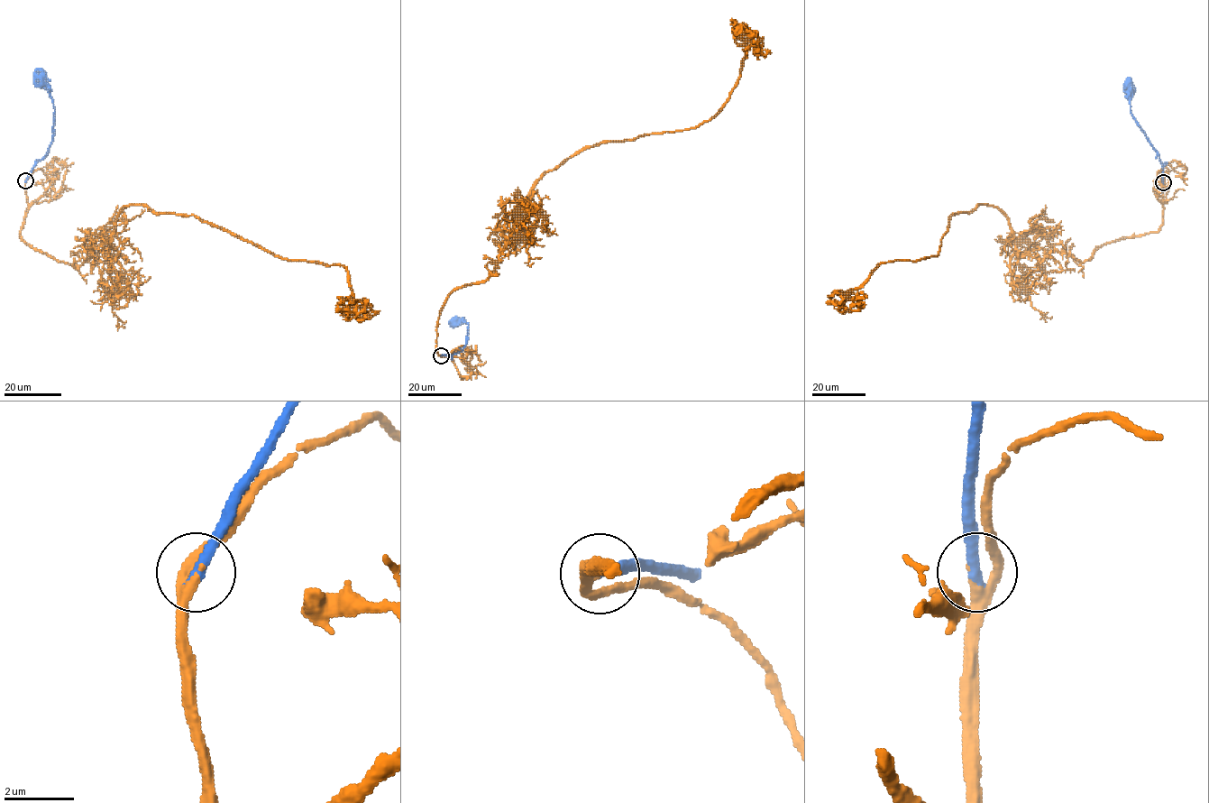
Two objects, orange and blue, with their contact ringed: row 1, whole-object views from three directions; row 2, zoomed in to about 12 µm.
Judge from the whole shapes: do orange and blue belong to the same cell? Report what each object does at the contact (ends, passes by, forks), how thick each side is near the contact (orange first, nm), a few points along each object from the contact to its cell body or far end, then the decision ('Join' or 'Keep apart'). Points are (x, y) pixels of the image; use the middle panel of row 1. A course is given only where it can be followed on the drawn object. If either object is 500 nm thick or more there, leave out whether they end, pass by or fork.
At the ring orange passes by. At the ring blue ends. Thickness 240 nm (orange) against 340 nm. Course of orange: (442, 355), (444, 299), (495, 269), (535, 182), (590, 146), (708, 121), (748, 41), (764, 50). Course of blue: (442, 355), (455, 355), (466, 344), (468, 324), (456, 318), (454, 320). Join

